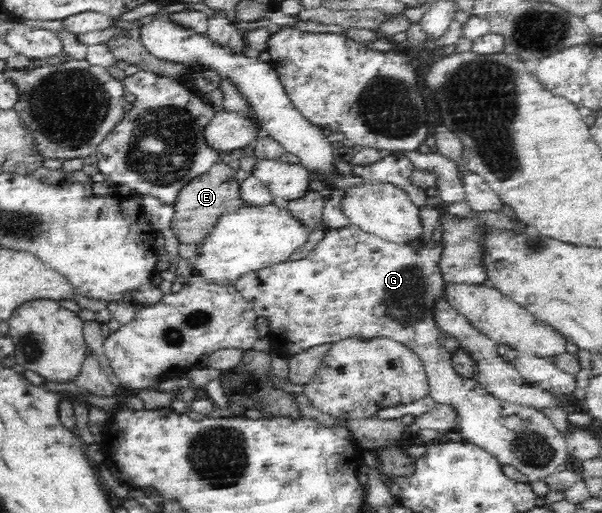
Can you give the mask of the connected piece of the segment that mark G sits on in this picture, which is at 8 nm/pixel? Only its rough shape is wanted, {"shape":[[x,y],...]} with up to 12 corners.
{"shape":[[357,226],[235,286],[288,358],[387,337],[463,438],[529,483],[569,458],[536,408],[461,379],[433,303],[441,241]]}

